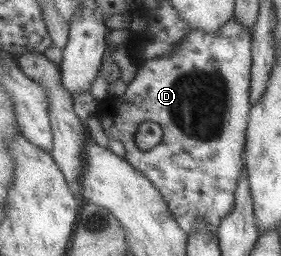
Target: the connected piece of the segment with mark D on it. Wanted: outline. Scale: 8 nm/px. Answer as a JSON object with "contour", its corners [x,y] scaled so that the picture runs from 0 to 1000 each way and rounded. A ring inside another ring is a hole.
{"contour":[[[836,63],[765,133],[683,121],[641,152],[641,172],[605,219],[562,219],[491,250],[488,289],[438,371],[391,371],[349,398],[370,430],[356,480],[377,539],[434,555],[445,621],[548,719],[648,898],[669,914],[694,906],[701,852],[722,852],[730,887],[772,922],[786,859],[819,836],[836,793],[840,738],[872,648],[865,594],[897,426],[886,387],[893,133],[886,109],[861,102]],[[505,480],[562,480],[580,508],[577,547],[541,582],[512,586],[488,566],[484,523]]]}

